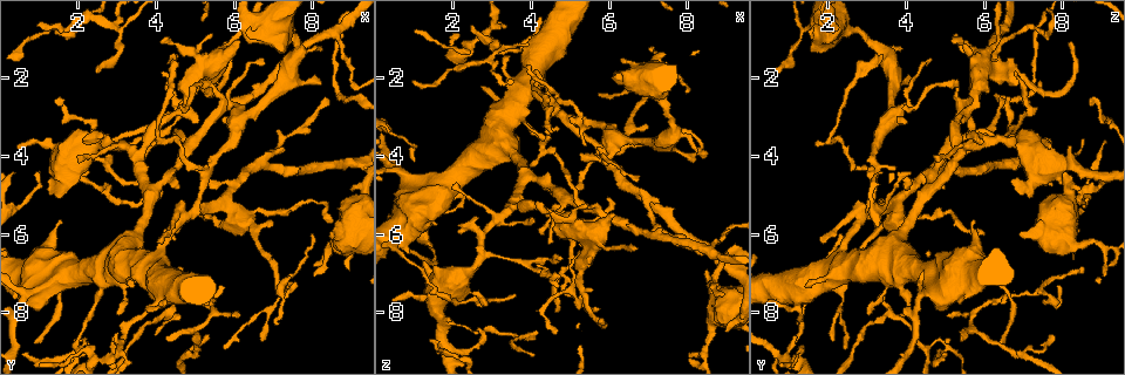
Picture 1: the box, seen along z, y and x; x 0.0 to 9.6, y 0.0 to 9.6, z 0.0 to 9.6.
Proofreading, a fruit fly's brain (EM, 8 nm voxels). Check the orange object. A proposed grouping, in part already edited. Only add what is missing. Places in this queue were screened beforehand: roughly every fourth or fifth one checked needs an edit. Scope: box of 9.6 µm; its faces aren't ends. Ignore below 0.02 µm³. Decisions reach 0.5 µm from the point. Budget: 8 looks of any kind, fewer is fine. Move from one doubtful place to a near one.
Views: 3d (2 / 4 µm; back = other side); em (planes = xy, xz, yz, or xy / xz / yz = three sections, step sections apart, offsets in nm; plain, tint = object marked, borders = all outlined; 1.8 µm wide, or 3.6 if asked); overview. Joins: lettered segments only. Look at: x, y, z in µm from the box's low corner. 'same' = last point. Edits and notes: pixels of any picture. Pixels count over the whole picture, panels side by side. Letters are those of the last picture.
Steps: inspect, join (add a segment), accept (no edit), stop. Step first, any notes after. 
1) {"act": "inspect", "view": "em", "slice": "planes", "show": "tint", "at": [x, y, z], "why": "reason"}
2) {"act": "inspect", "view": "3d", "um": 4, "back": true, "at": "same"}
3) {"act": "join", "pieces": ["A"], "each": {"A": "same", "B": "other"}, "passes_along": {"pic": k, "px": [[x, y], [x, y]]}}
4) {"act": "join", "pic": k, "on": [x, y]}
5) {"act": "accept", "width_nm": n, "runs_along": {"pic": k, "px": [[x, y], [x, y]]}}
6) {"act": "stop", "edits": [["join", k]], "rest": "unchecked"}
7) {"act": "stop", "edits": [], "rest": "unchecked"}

{"act": "inspect", "view": "3d", "um": 2, "at": [8.05, 7.10, 9.00], "why": "thin end"}

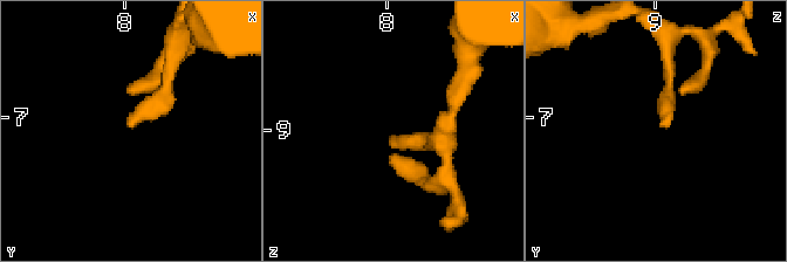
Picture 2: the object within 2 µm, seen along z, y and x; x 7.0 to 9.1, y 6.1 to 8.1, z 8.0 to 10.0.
{"act": "inspect", "view": "em", "slice": "xy", "step": 16, "show": "tint", "at": [8.04, 7.08, 9.04], "why": "need the tissue"}

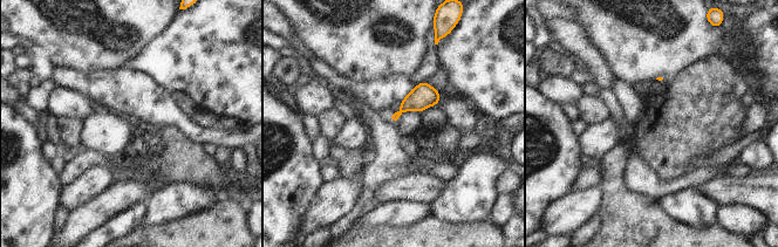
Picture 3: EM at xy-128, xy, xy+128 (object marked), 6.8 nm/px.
{"act": "inspect", "view": "em", "slice": "yz", "step": 8, "show": "borders", "at": "same"}

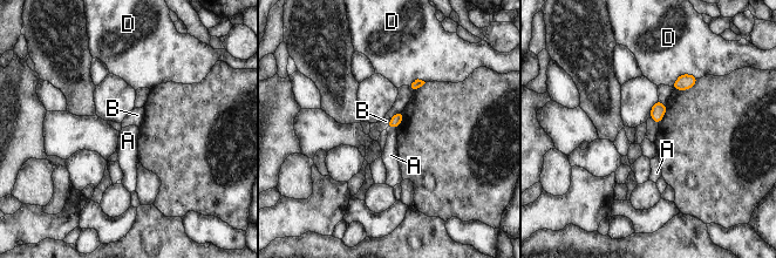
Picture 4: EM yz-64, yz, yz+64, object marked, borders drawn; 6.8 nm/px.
{"act": "accept", "width_nm": 80, "each": {"A": "other", "B": "other", "D": "other"}, "border": {"pic": 4, "px": [[387, 127], [395, 129]]}, "found": "no lettered segment goes on from it"}

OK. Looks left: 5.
{"act": "inspect", "view": "em", "slice": "xz", "step": 16, "show": "tint", "at": [4.20, 1.90, 6.75], "why": "free end"}

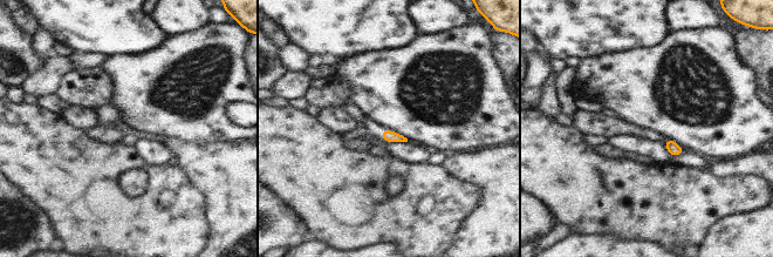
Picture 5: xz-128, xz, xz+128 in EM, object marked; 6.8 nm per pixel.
{"act": "inspect", "view": "em", "slice": "planes", "show": "borders", "at": "same"}

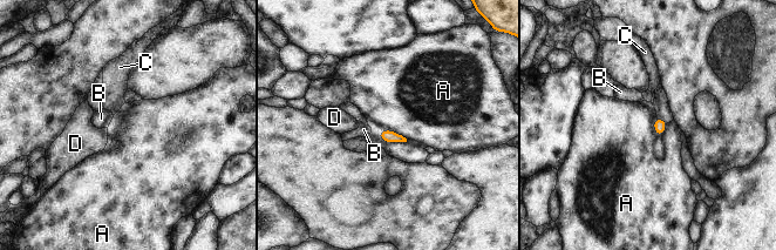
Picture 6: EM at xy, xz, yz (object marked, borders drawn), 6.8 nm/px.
{"act": "accept", "longest_contact_nm": ["A", 220], "each": {"A": "other", "B": "other", "C": "other", "D": "other"}, "border": {"pic": 6, "px": [[379, 132], [393, 130], [407, 141]]}, "found": "no lettered segment goes on from it"}

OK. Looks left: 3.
{"act": "inspect", "view": "3d", "um": 2, "at": [0.95, 0.65, 2.10], "why": "branch stops here"}

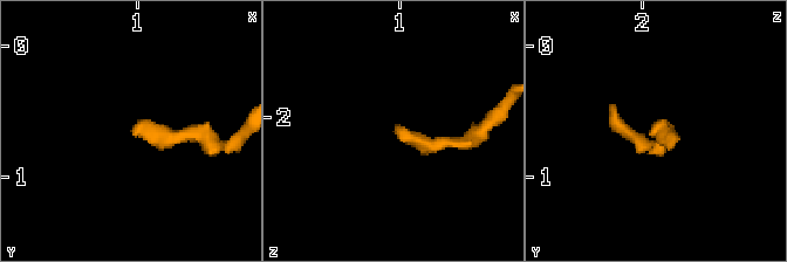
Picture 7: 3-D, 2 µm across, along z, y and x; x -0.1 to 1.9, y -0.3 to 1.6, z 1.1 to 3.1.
{"act": "inspect", "view": "em", "slice": "xz", "step": 8, "show": "borders", "at": [1.00, 0.58, 2.08], "why": "shape alone is not enough"}

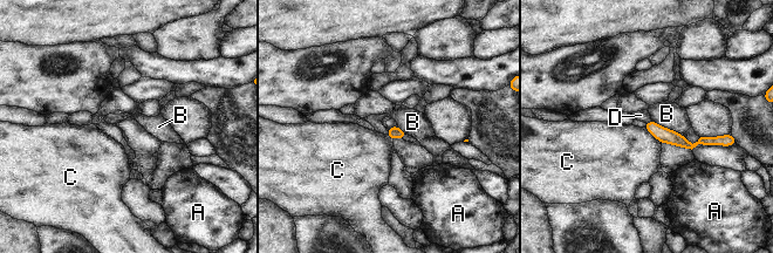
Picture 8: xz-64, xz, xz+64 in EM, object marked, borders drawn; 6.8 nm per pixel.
{"act": "accept", "width_nm": 90, "each": {"A": "other", "B": "other", "C": "other", "D": "other"}, "border": {"pic": 8, "px": [[651, 120], [683, 135]]}, "found": "no lettered segment goes on from it"}

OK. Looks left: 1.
{"act": "stop", "edits": [], "rest": "unchecked"}

